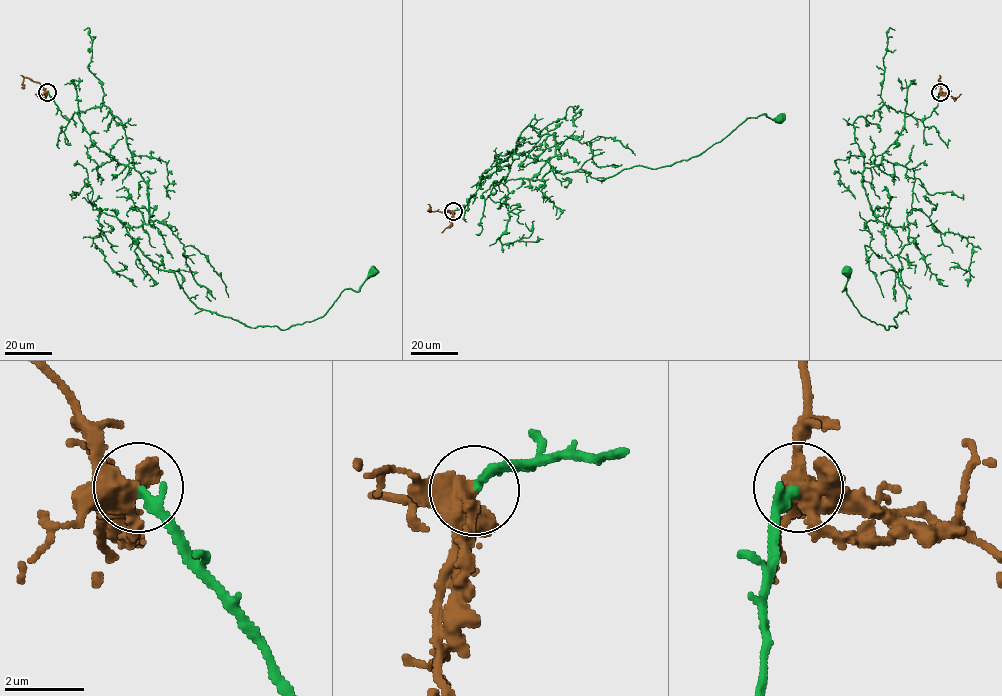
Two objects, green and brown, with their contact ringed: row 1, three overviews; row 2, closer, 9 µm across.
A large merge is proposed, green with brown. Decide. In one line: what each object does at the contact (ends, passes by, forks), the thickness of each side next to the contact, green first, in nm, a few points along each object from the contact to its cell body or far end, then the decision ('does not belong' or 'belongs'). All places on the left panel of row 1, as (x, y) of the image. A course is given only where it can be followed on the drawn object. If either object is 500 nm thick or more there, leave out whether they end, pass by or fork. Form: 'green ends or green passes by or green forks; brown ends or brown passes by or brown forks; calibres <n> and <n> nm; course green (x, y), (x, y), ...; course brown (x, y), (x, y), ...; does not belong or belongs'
green ends; brown forks; calibres 260 and 420 nm; course green (47, 92), (66, 118), (104, 105), (122, 123), (148, 195), (126, 232), (200, 308), (286, 329), (371, 271); course brown (47, 92), (39, 83), (26, 77), (21, 87); belongs

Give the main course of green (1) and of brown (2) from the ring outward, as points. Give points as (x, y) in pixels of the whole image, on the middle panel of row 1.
1: (453, 211), (528, 125), (555, 137), (540, 180), (551, 170), (595, 178), (670, 166), (747, 118), (778, 118)
2: (453, 211), (430, 211), (428, 204)

